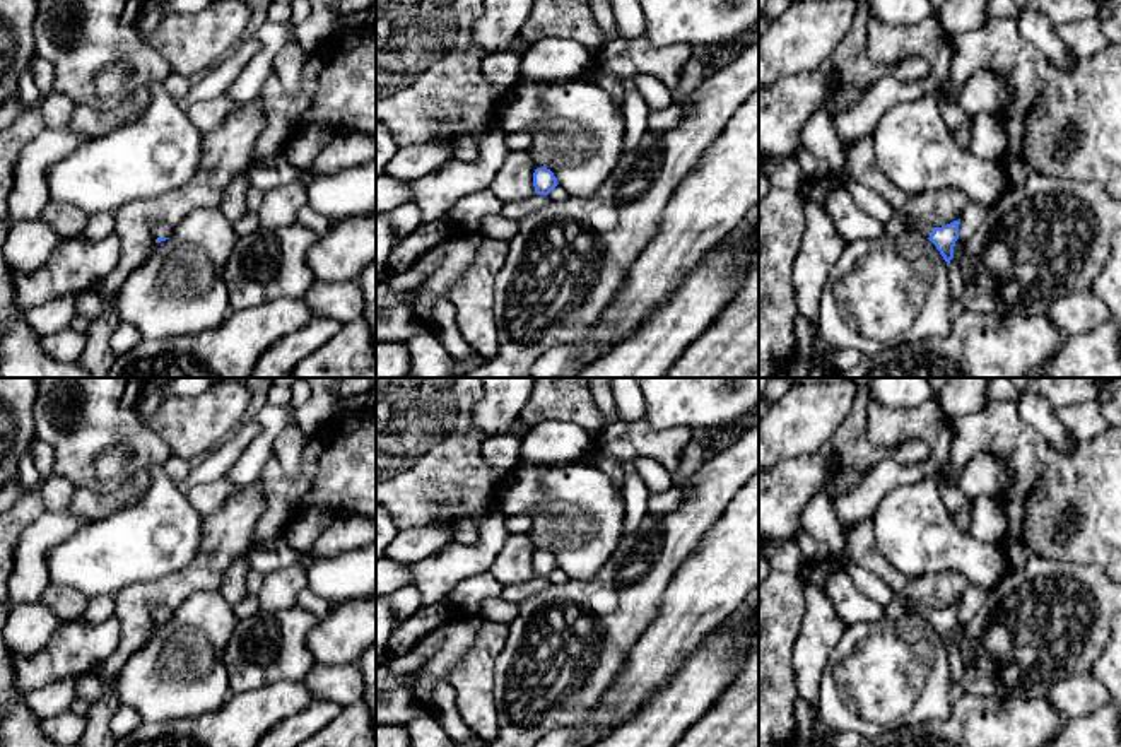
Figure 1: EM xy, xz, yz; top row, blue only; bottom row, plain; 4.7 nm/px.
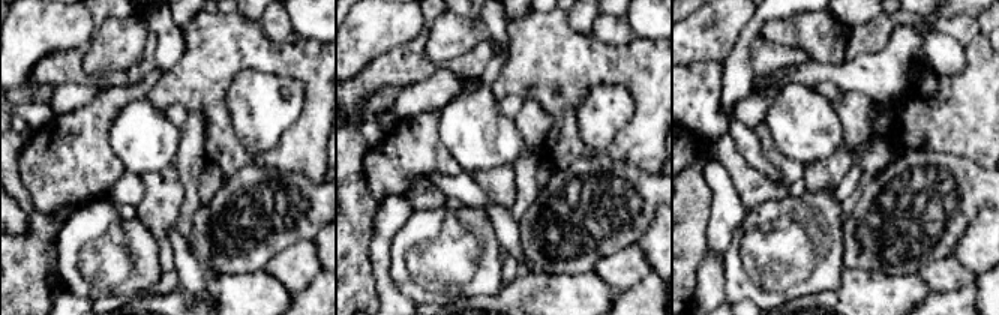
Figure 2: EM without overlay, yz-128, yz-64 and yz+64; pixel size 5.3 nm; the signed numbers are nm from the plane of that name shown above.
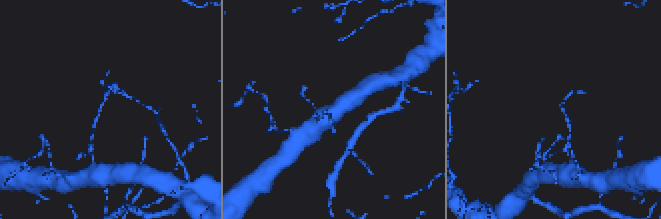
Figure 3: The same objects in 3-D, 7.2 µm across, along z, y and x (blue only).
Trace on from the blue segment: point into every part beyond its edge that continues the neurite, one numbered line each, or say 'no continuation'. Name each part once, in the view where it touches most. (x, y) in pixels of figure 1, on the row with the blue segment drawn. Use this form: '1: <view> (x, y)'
1: xy (161, 229)

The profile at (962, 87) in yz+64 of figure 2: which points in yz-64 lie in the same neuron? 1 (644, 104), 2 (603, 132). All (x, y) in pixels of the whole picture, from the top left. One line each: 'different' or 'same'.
1: same
2: different

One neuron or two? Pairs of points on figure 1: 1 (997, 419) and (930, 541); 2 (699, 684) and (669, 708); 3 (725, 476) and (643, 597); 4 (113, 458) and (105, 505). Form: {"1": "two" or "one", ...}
{"1": "two", "2": "one", "3": "one", "4": "two"}

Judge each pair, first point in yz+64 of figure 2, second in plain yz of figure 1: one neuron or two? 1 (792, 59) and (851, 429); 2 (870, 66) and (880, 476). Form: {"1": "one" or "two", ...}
{"1": "one", "2": "one"}

